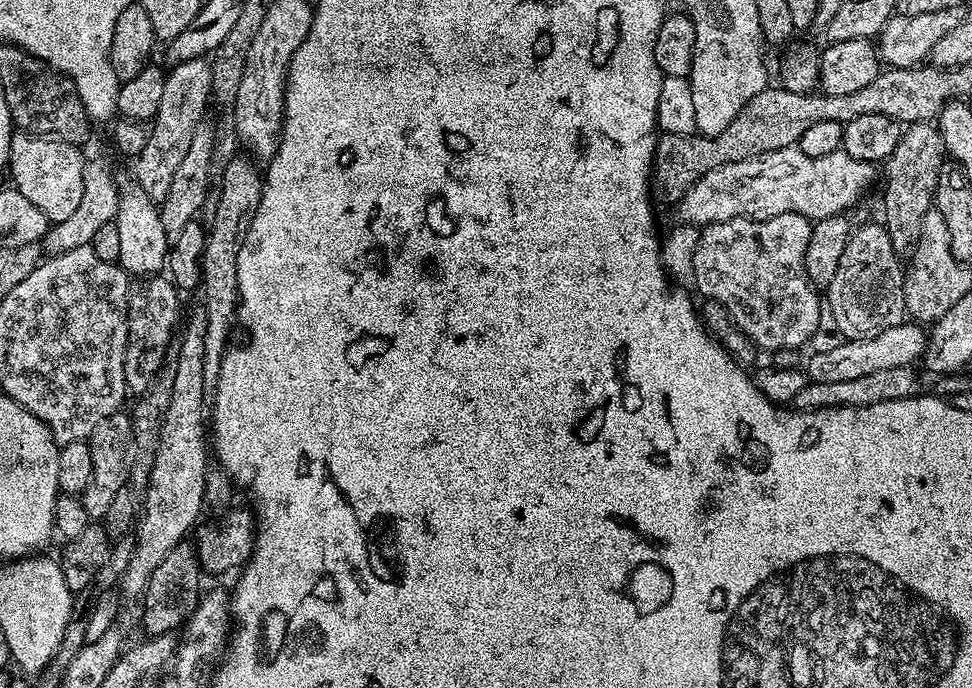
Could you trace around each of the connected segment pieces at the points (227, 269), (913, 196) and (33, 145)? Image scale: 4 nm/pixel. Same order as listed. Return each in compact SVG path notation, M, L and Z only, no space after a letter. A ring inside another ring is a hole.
M233 155L224 168L224 181L220 184L220 197L216 200L216 217L212 225L206 228L204 253L200 262L199 287L204 290L204 305L202 311L206 318L206 334L204 335L204 371L205 389L215 389L220 380L224 353L229 351L228 335L232 332L232 324L237 323L240 306L240 291L238 290L238 250L246 238L248 223L258 210L258 202L262 198L264 184L256 172L257 165L247 155Z
M927 120L909 123L900 133L898 146L890 153L886 161L888 167L888 185L884 188L884 217L882 223L888 229L892 245L897 250L911 249L921 237L923 218L926 213L933 211L936 199L936 187L938 186L938 174L946 163L946 153L942 134L935 123Z
M31 134L13 135L8 155L8 172L12 180L11 187L25 195L52 224L63 222L74 214L78 202L82 199L84 185L84 165L86 156L75 144L46 136Z

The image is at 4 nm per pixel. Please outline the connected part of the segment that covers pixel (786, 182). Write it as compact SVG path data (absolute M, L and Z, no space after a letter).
M793 146L767 152L749 160L730 162L710 170L680 199L678 211L685 225L707 226L734 218L765 220L778 214L802 214L810 221L847 213L860 195L876 180L877 165L870 160L850 158L844 151L826 158L806 158Z

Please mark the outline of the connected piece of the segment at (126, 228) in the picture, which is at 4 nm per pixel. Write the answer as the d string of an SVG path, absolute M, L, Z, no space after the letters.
M135 179L120 184L118 210L114 221L118 226L119 265L129 277L148 278L159 273L169 259L170 232L162 224L160 205Z

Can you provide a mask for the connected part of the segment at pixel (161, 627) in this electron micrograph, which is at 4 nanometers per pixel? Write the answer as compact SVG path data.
M181 541L166 554L151 574L141 601L140 618L149 637L169 635L189 619L202 596L200 576L202 577L202 569L195 547L189 541Z

